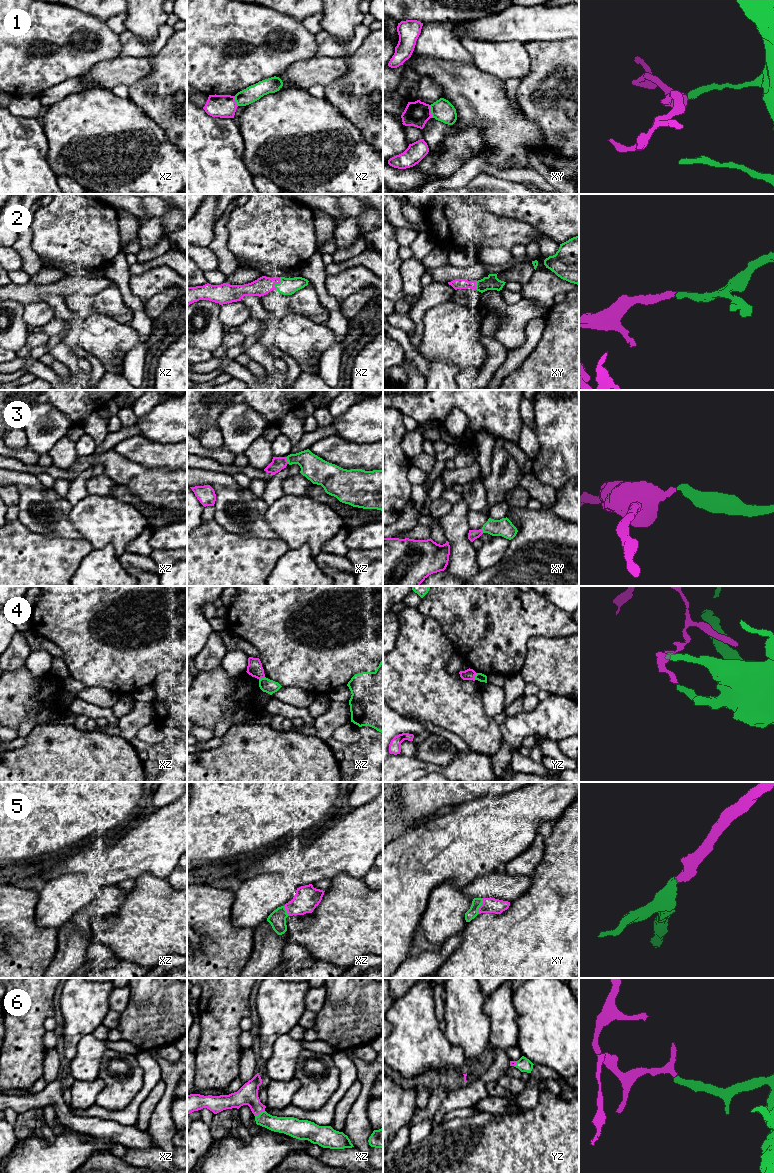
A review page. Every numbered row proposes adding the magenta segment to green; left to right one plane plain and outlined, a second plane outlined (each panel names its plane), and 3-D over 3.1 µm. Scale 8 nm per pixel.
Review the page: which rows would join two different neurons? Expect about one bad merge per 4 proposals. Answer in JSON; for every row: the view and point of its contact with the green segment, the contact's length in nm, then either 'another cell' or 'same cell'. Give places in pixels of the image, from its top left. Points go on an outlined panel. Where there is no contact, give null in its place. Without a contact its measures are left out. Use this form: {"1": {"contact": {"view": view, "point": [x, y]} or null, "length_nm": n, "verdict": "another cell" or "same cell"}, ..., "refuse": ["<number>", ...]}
{"1": {"contact": {"view": "xy", "point": [431, 111]}, "length_nm": 110, "verdict": "another cell"}, "2": {"contact": {"view": "xz", "point": [276, 284]}, "length_nm": 100, "verdict": "same cell"}, "3": {"contact": {"view": "xz", "point": [287, 460]}, "length_nm": 60, "verdict": "same cell"}, "4": {"contact": {"view": "yz", "point": [475, 676]}, "length_nm": 60, "verdict": "another cell"}, "5": {"contact": {"view": "xy", "point": [480, 905]}, "length_nm": 130, "verdict": "same cell"}, "6": {"contact": {"view": "xz", "point": [260, 1113]}, "length_nm": 100, "verdict": "same cell"}, "refuse": ["1", "4"]}

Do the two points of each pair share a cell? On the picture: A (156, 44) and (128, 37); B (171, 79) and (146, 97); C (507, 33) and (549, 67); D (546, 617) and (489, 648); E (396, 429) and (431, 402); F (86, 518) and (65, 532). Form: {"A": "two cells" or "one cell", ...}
{"A": "one cell", "B": "one cell", "C": "two cells", "D": "one cell", "E": "two cells", "F": "two cells"}

